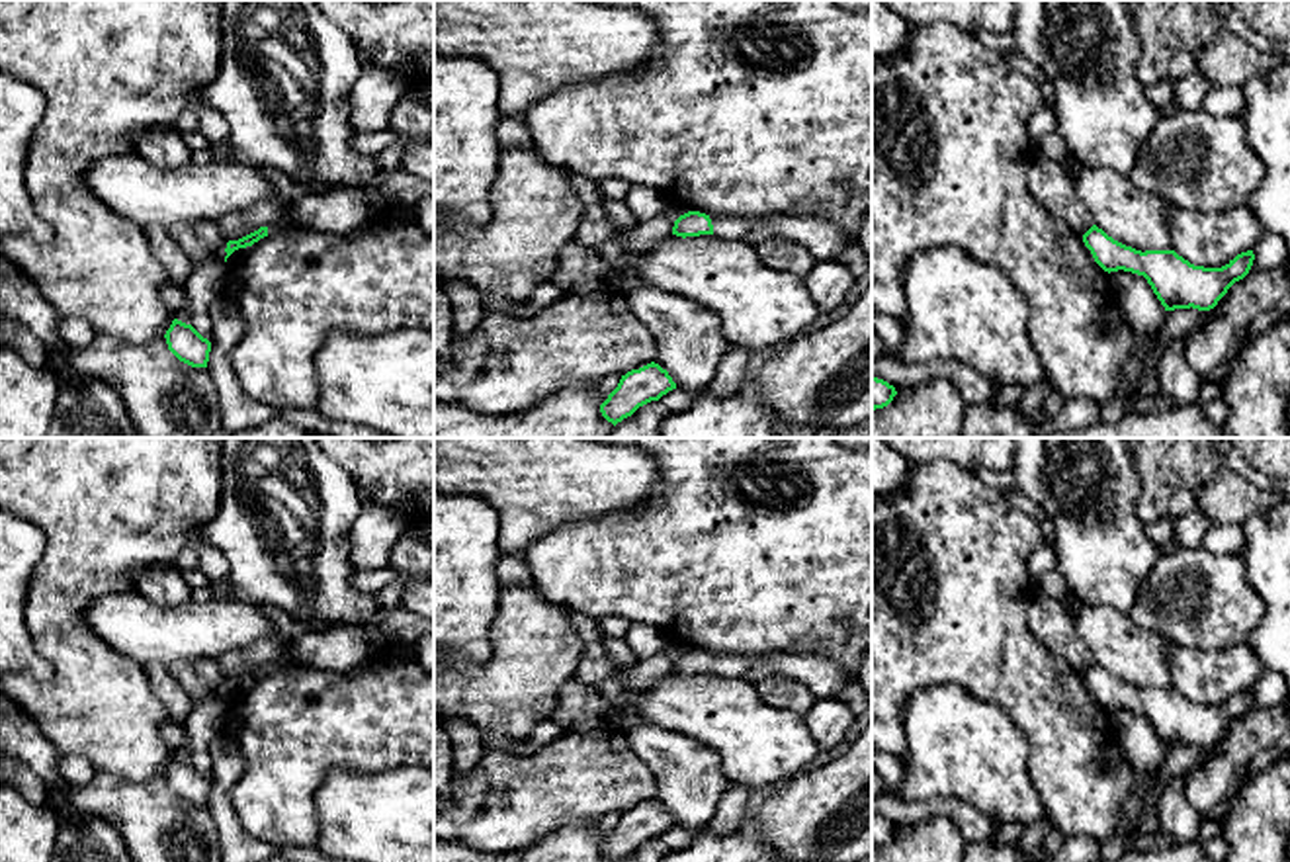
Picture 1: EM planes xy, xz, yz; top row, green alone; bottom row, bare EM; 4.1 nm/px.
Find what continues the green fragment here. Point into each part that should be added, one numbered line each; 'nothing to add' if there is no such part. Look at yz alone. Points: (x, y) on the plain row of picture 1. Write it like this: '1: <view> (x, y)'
nothing to add

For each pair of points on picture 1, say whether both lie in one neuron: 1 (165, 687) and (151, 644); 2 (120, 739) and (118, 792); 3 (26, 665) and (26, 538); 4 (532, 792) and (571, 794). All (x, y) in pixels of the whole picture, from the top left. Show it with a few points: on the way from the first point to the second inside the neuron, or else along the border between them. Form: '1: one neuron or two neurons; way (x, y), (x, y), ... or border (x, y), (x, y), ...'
1: two neurons; border (167, 665), (153, 663), (145, 667)
2: two neurons; border (98, 771), (126, 780), (149, 780), (163, 775)
3: one neuron; way (20, 634), (20, 569)
4: one neuron; way (542, 792), (561, 792)

